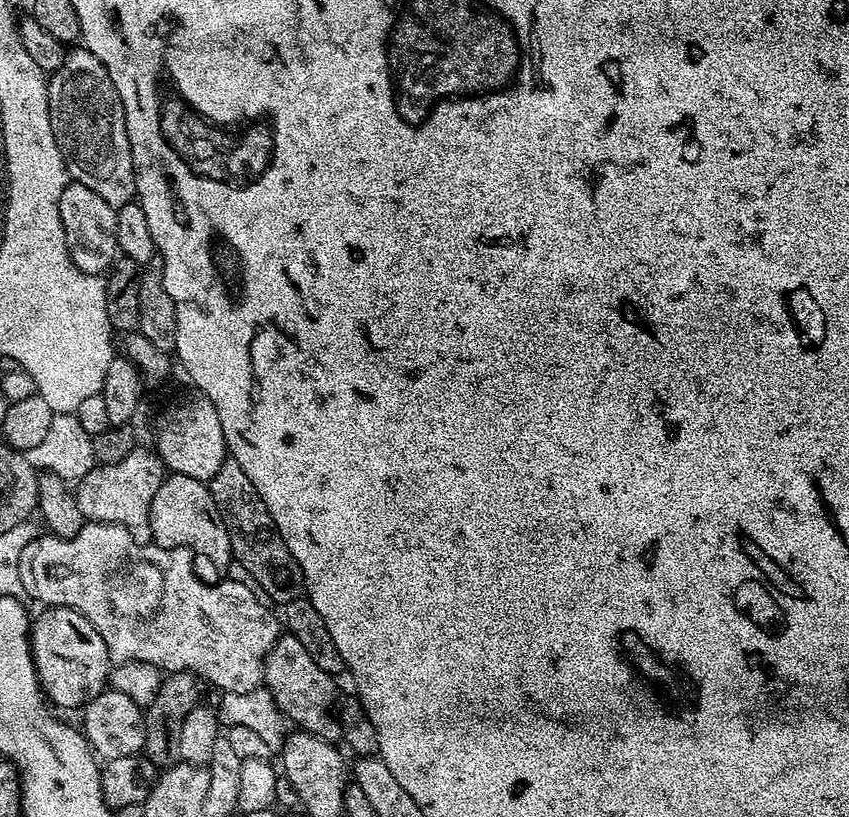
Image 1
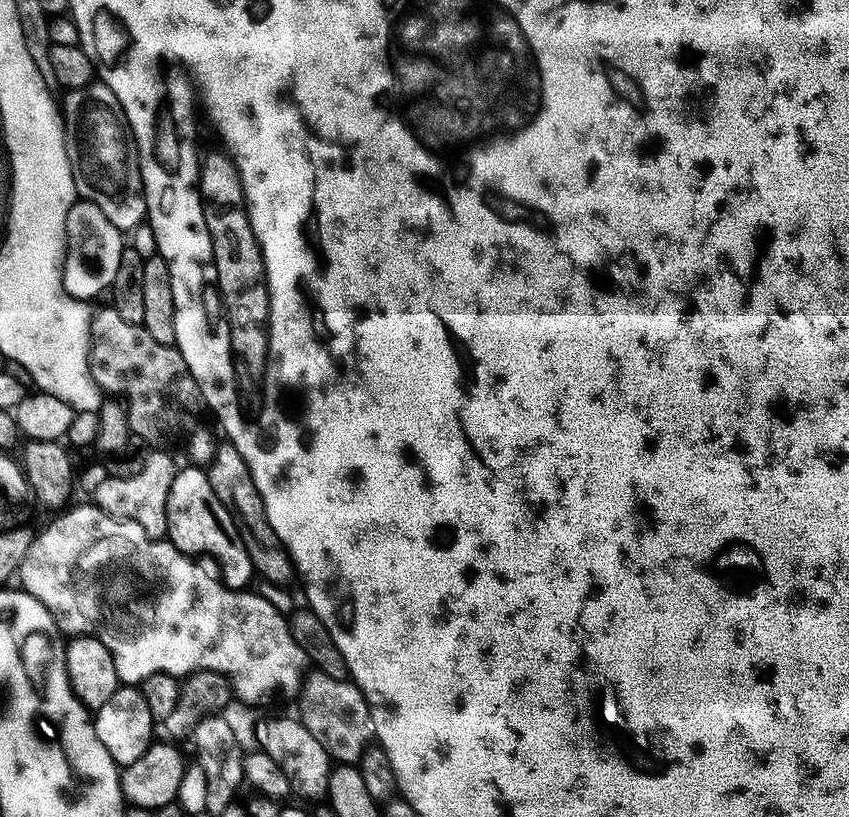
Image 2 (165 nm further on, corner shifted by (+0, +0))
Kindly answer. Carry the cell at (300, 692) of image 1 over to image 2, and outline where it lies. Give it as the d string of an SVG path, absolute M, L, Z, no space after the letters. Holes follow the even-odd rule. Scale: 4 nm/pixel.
M313 671L302 685L299 700L298 719L306 726L306 730L310 730L310 734L314 734L314 738L318 738L318 742L322 742L329 757L341 764L359 765L376 734L364 693L351 679L339 680Z

